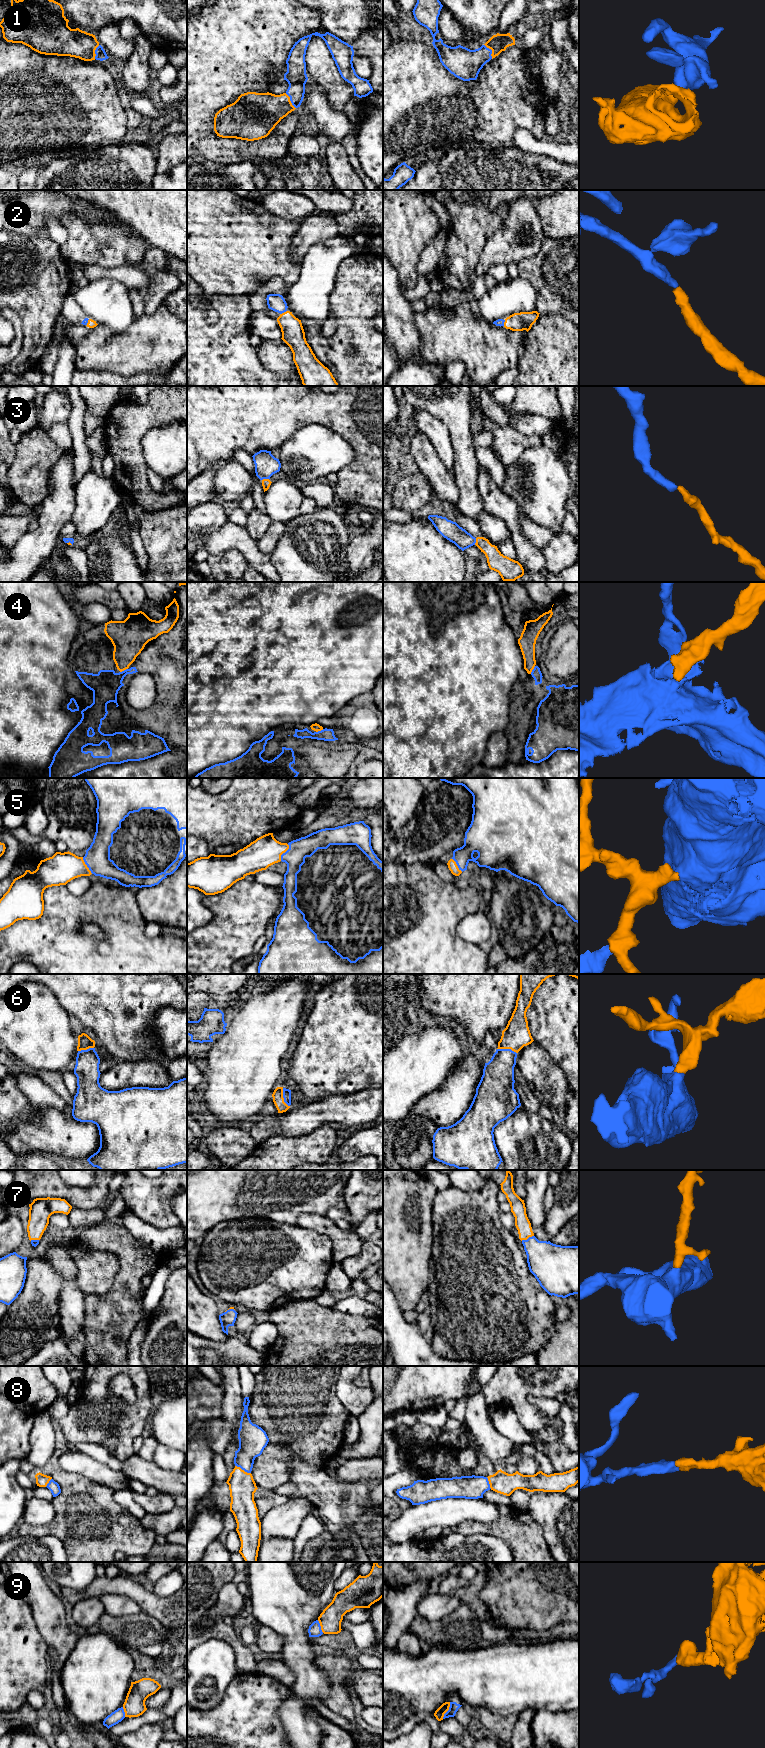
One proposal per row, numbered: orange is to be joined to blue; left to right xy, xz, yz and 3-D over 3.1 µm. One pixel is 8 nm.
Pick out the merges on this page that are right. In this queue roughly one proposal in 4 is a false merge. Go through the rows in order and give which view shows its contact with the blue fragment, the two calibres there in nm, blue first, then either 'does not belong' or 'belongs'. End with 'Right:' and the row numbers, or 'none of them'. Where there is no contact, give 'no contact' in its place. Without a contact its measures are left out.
1: yz | 260/150 nm | belongs
2: xz | 140/180 nm | belongs
3: xz | 180/70 nm | belongs
4: xy | 220/260 nm | belongs
5: xz | 170/240 nm | belongs
6: yz | 260/220 nm | belongs
7: yz | 320/120 nm | belongs
8: xz | 220/220 nm | belongs
9: yz | 70/80 nm | does not belong
Right: 1, 2, 3, 4, 5, 6, 7, 8

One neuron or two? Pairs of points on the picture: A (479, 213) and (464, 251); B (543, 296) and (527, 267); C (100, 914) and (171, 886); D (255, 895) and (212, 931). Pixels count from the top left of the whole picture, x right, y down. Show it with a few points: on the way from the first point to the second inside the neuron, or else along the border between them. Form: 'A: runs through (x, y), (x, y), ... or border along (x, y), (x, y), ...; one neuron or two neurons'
A: runs through (470, 222), (466, 242); one neuron
B: runs through (543, 289), (543, 283), (534, 274); one neuron
C: border along (135, 895), (136, 901); two neurons
D: runs through (244, 906), (223, 927); one neuron

